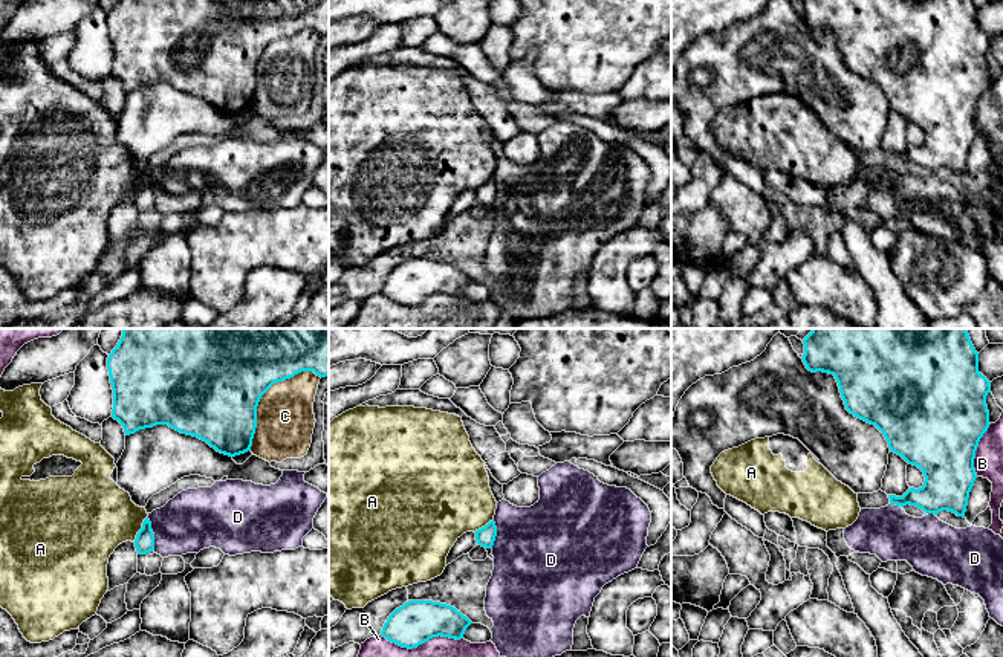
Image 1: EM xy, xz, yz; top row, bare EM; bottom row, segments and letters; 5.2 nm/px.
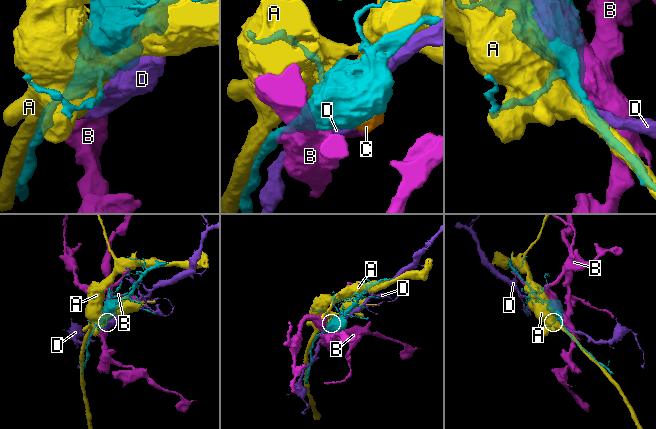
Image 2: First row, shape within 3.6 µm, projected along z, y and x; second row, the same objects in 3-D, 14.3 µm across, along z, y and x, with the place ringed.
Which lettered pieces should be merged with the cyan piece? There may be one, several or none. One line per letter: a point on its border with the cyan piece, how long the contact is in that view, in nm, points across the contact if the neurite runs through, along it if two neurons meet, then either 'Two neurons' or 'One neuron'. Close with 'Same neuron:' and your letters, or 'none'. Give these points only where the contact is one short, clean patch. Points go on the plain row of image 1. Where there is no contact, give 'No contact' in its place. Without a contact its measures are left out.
A: Touches cyan at xy (141, 187). Shared border 160 nm. Two neurons
B: Touches cyan at xz (421, 301). Shared border 440 nm. Two neurons
C: Touches cyan at xy (263, 51). Shared border 550 nm. Two neurons
D: Touches cyan at xy (153, 191). Shared border 180 nm. Two neurons
Same neuron: none

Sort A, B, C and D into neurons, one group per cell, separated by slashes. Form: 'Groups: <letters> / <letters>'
Groups: A / B / C / D

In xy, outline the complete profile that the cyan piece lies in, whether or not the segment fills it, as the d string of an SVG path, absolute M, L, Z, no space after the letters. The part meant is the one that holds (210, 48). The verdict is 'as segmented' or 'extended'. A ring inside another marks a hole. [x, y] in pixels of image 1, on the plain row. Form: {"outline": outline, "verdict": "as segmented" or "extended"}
{"outline": "M118 0L107 15L107 28L113 47L112 75L122 83L125 93L168 83L235 115L251 108L258 60L275 40L301 29L329 34L329 0Z", "verdict": "as segmented"}

